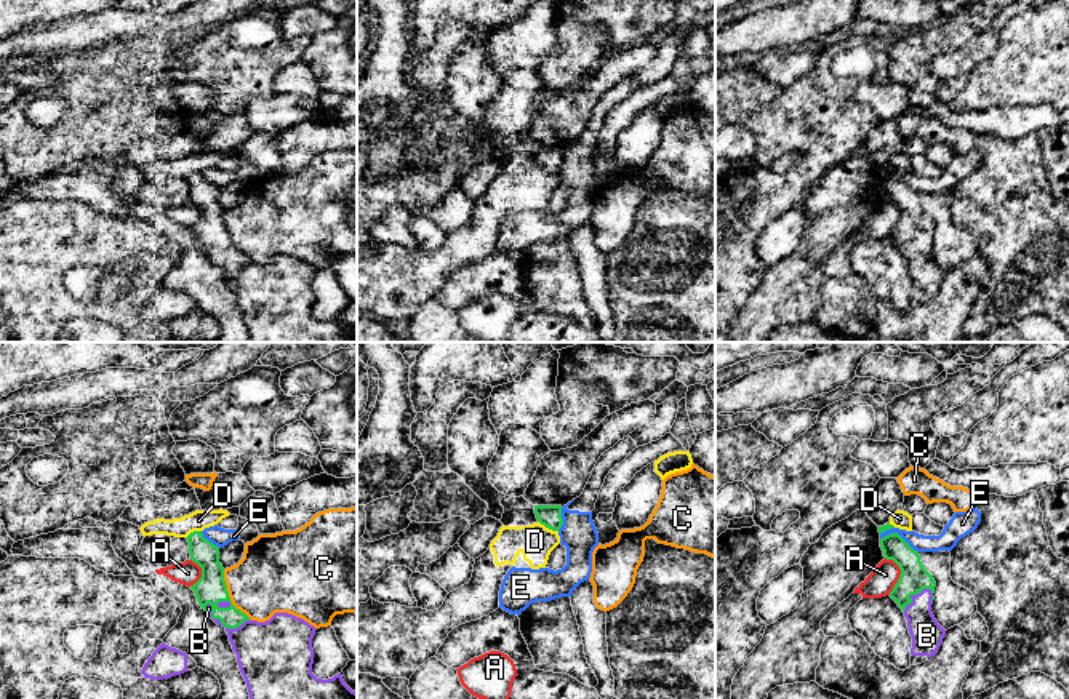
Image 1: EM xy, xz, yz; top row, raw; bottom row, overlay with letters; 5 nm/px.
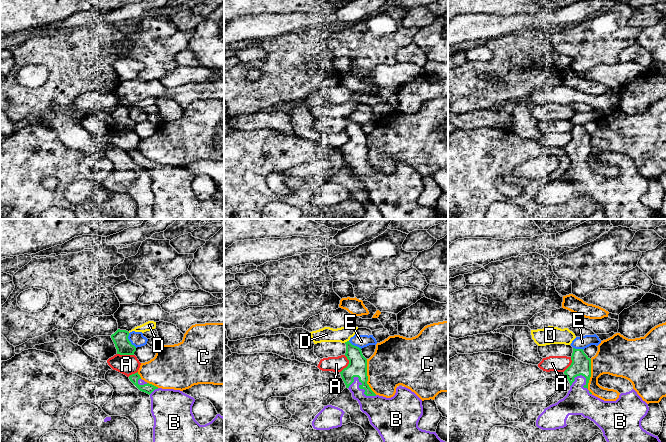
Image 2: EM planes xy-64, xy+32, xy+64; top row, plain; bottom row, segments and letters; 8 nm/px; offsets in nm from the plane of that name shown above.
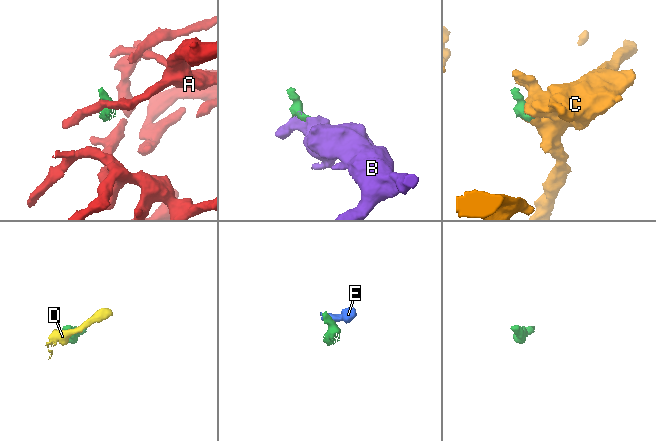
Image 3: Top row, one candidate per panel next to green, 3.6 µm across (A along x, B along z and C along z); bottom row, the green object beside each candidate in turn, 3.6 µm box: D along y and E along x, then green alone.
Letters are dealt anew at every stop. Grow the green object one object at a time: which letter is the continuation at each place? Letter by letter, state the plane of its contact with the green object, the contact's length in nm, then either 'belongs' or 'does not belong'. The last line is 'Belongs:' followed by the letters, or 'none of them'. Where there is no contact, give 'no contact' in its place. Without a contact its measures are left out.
A: yz | 190 nm | does not belong
B: yz | 190 nm | belongs
C: xy | 280 nm | does not belong
D: xz | 120 nm | does not belong
E: yz | 220 nm | does not belong
Belongs: B

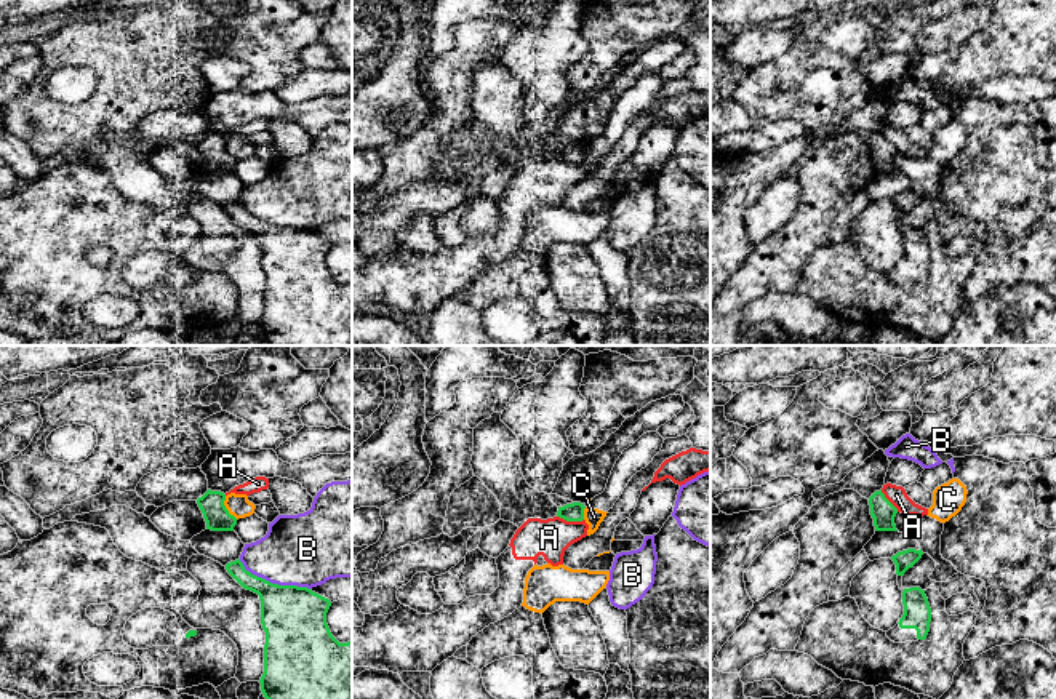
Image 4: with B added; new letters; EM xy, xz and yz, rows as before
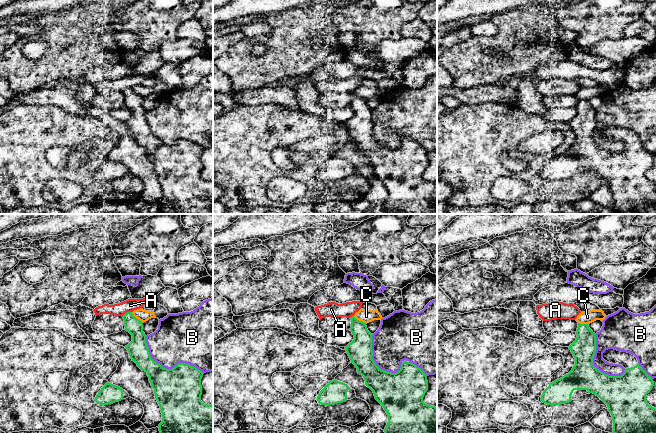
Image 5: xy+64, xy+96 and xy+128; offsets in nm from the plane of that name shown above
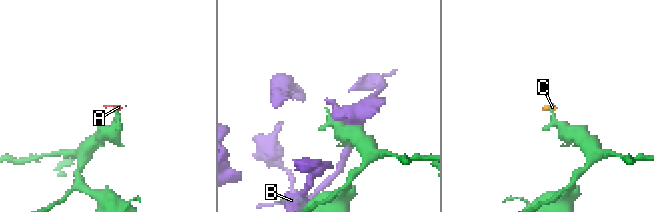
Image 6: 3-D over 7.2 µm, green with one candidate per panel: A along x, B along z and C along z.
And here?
A: xz | 140 nm | does not belong
B: xy | 400 nm | does not belong
C: xy | 140 nm | does not belong
Belongs: none of them

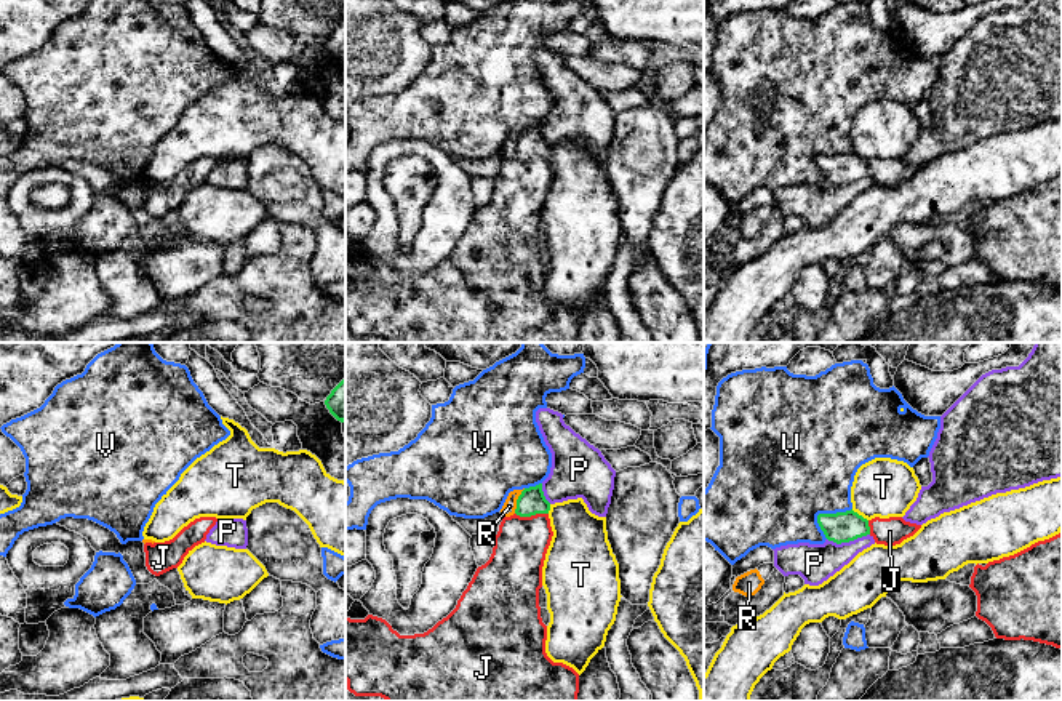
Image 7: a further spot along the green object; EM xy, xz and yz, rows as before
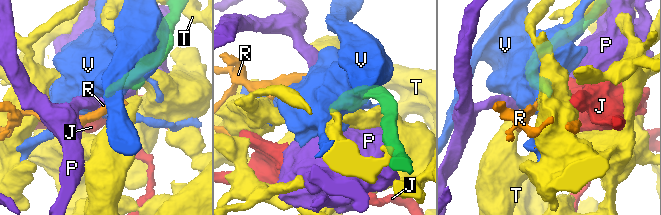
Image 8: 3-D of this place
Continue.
J: xz | 170 nm | belongs
P: yz | 220 nm | does not belong
R: xz | 140 nm | does not belong
T: yz | 110 nm | does not belong
V: yz | 200 nm | does not belong
Belongs: J

